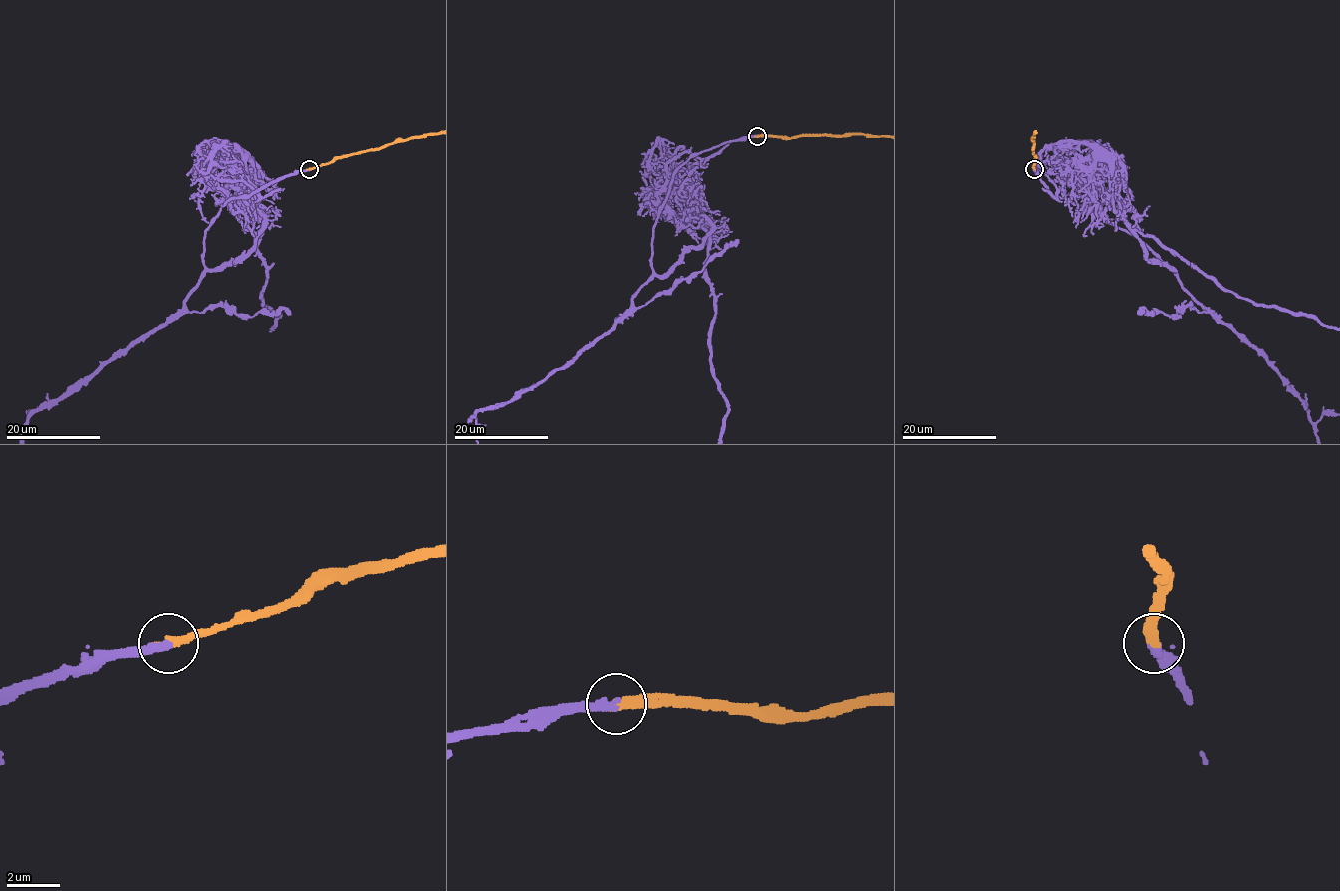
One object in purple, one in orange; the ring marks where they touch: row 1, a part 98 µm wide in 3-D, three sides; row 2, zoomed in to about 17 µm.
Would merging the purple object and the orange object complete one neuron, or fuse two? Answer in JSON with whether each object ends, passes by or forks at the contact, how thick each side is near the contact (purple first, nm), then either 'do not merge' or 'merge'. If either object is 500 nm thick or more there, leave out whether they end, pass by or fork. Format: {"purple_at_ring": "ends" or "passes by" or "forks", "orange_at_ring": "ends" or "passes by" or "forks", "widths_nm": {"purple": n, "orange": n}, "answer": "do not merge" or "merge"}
{"purple_at_ring": "ends", "orange_at_ring": "ends", "widths_nm": {"purple": 340, "orange": 280}, "answer": "merge"}

